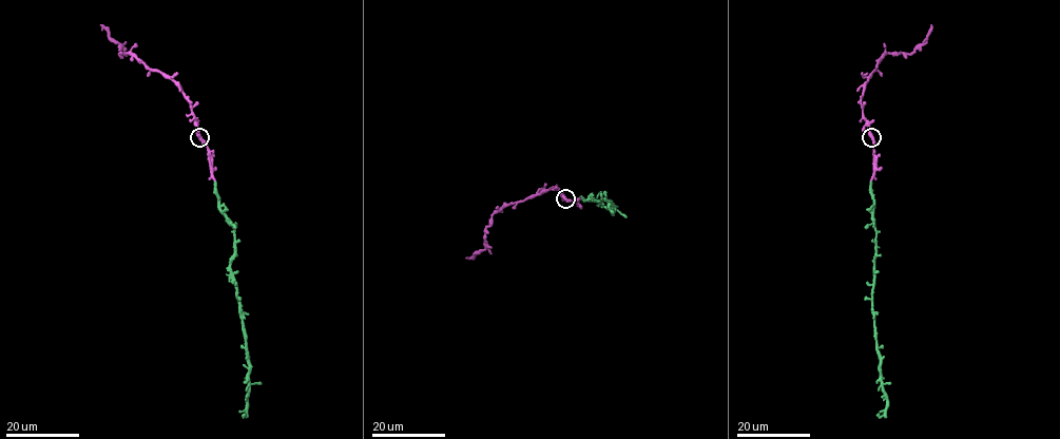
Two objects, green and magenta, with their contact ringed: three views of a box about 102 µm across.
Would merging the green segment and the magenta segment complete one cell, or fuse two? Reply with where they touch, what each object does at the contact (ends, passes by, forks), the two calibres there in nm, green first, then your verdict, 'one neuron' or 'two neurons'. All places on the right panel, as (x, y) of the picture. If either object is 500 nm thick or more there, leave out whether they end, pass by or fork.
at (871, 137); green forks there; magenta passes by; 60 nm thick on the green side, 480 nm on the other; one neuron

